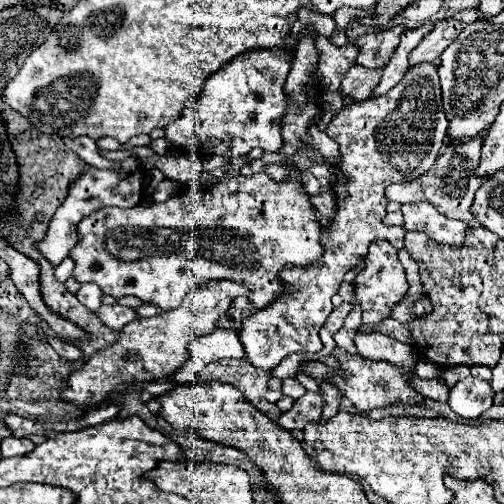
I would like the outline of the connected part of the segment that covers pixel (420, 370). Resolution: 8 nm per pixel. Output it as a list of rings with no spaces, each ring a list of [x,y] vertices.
[[[417,361],[415,373],[421,378],[436,379],[439,374],[439,367],[435,363],[431,363],[431,361]]]

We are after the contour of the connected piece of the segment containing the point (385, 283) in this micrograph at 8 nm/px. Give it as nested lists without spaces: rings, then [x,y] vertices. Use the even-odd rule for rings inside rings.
[[[377,239],[375,243],[371,243],[367,259],[365,259],[365,267],[363,271],[355,277],[353,281],[355,285],[355,295],[363,307],[363,323],[381,323],[381,319],[389,317],[389,311],[395,303],[401,301],[401,297],[407,293],[409,285],[405,279],[405,271],[397,259],[397,249],[391,247],[391,243]]]

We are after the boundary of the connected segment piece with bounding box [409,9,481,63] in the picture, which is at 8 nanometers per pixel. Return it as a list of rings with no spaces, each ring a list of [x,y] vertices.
[[[463,9],[457,11],[453,17],[437,21],[433,31],[423,37],[423,41],[411,51],[409,63],[421,63],[421,61],[435,61],[439,55],[457,39],[457,35],[471,23],[475,23],[481,17],[477,9]]]

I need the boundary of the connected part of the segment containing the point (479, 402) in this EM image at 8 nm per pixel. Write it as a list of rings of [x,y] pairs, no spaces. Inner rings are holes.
[[[469,376],[457,381],[449,389],[447,403],[457,415],[465,419],[475,419],[493,405],[493,397],[495,395],[487,381],[483,381],[481,377]]]

